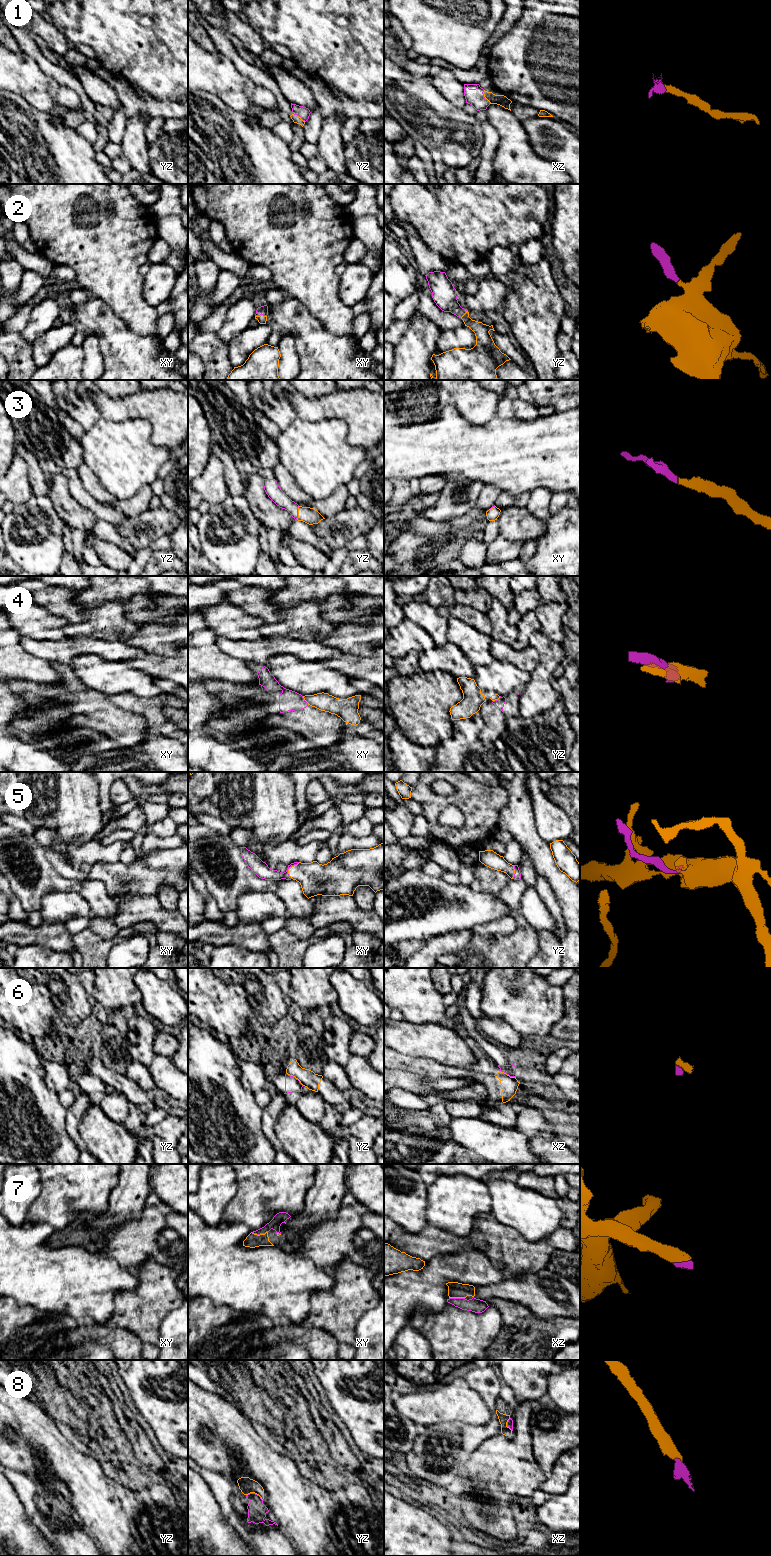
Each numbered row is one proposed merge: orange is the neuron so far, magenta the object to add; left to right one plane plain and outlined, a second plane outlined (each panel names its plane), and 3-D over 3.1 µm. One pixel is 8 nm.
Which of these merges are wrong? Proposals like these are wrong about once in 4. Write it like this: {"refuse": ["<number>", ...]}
{"refuse": ["4", "6"]}

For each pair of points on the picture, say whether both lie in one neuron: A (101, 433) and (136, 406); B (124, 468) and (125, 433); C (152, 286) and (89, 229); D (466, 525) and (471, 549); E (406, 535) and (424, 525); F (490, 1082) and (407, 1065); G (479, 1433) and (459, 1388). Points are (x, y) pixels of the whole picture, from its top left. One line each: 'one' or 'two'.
A: two
B: one
C: two
D: two
E: two
F: one
G: two

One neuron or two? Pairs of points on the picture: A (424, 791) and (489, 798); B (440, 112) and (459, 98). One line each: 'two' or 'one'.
A: one
B: two

